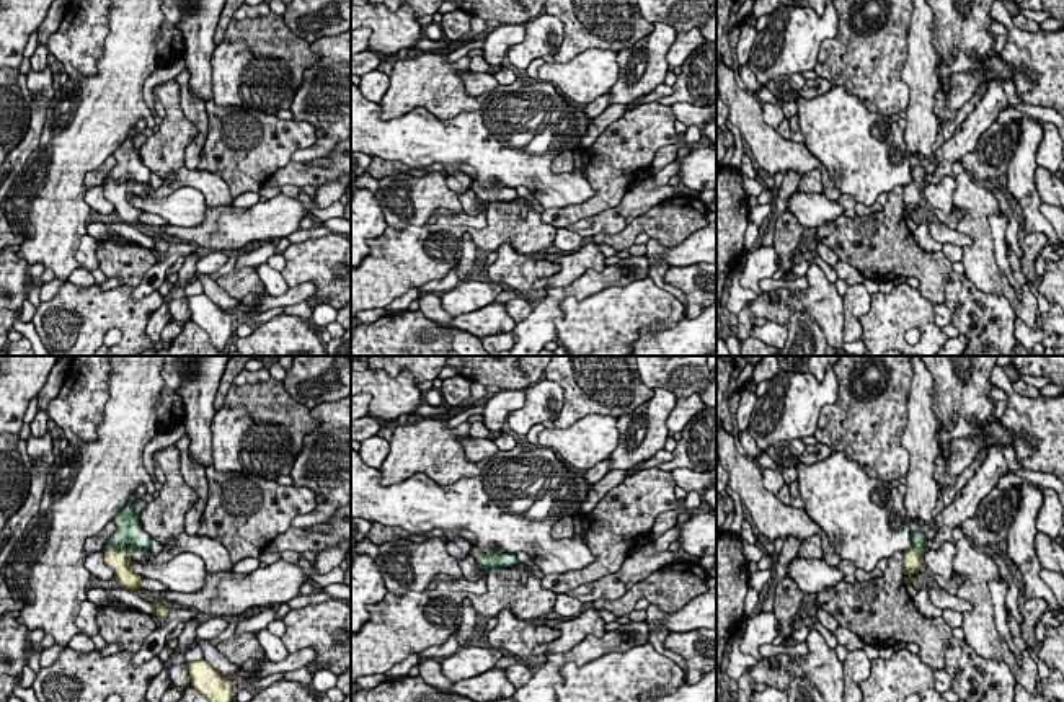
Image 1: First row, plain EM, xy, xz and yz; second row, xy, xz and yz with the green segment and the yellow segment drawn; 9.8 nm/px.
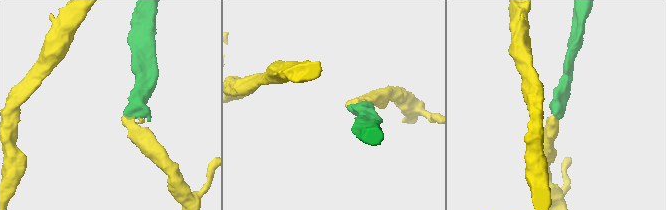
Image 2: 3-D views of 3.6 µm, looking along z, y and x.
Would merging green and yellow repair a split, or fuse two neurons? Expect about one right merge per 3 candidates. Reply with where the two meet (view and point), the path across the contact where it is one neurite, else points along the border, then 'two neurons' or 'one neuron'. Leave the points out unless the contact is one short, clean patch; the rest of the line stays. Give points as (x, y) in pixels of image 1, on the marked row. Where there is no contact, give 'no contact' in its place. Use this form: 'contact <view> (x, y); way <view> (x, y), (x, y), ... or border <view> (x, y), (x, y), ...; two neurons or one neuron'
contact xy (116, 549); way xy (128, 528), (116, 541), (116, 549), (116, 560); one neuron

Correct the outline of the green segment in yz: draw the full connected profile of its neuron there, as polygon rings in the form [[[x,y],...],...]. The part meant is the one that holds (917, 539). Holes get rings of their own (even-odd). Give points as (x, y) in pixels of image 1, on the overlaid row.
[[[924,531],[914,532],[911,535],[912,549],[904,552],[904,575],[909,571],[919,571],[922,565],[922,553],[925,552],[925,534]]]

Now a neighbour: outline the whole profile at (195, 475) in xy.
[[[184,434],[181,439],[176,441],[176,447],[181,455],[181,473],[184,482],[199,495],[199,500],[193,504],[193,508],[186,513],[184,518],[184,532],[186,534],[197,534],[201,527],[201,518],[204,508],[207,504],[207,478],[206,469],[189,457],[189,438]]]

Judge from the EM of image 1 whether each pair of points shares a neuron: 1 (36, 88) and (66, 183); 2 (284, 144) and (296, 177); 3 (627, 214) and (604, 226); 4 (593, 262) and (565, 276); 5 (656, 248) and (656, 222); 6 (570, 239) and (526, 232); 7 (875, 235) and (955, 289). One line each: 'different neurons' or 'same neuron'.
1: different neurons
2: different neurons
3: same neuron
4: same neuron
5: different neurons
6: different neurons
7: different neurons

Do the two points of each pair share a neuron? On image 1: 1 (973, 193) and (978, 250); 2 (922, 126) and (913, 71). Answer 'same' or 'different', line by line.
1: same
2: same

